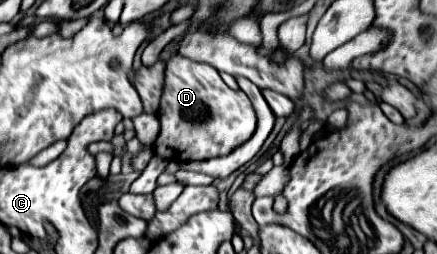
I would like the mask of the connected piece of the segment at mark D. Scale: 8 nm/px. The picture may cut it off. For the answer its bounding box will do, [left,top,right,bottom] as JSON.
[153,56,257,160]

